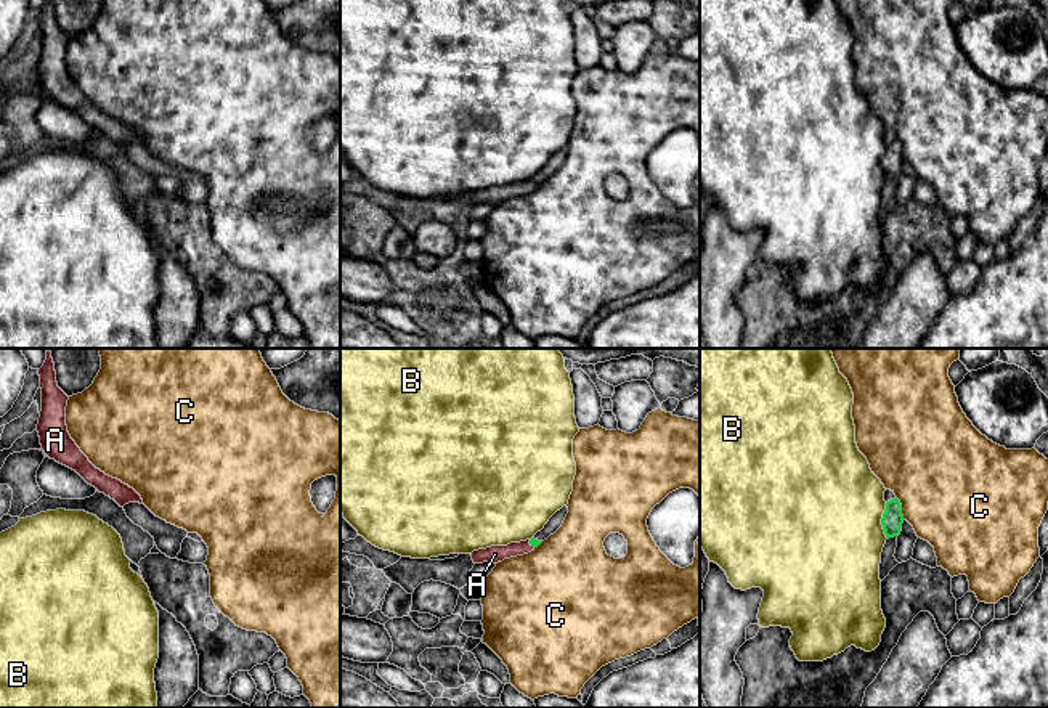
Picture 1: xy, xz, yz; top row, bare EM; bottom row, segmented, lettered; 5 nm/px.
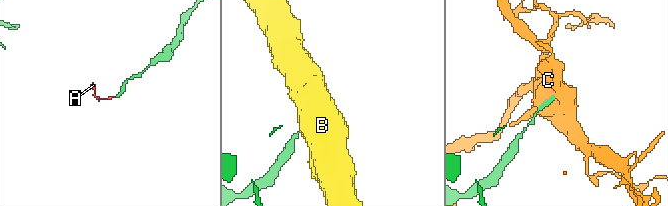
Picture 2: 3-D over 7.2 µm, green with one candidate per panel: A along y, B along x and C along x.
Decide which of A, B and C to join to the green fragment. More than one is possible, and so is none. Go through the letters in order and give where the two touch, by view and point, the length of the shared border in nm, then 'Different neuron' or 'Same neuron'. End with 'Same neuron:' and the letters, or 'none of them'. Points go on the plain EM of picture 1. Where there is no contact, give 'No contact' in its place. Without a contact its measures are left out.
A: Touches green at xz (532, 185). Shared border 50 nm. Same neuron
B: Touches green at yz (881, 161). Shared border 180 nm. Different neuron
C: Touches green at yz (901, 148). Shared border 130 nm. Different neuron
Same neuron: A

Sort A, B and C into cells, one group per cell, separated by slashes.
A / B / C

